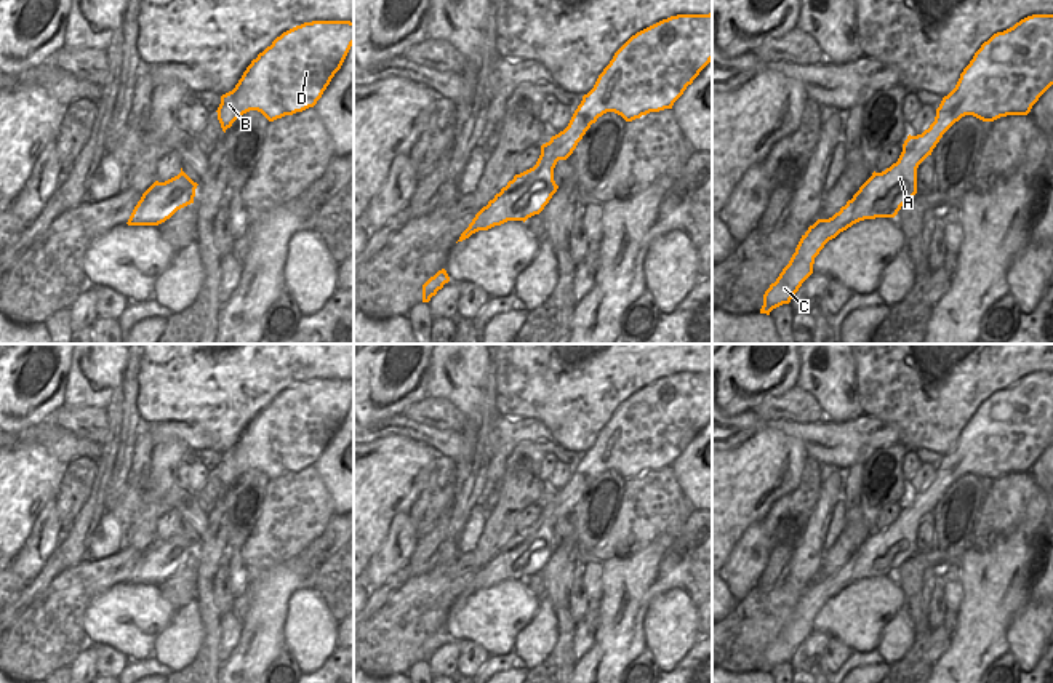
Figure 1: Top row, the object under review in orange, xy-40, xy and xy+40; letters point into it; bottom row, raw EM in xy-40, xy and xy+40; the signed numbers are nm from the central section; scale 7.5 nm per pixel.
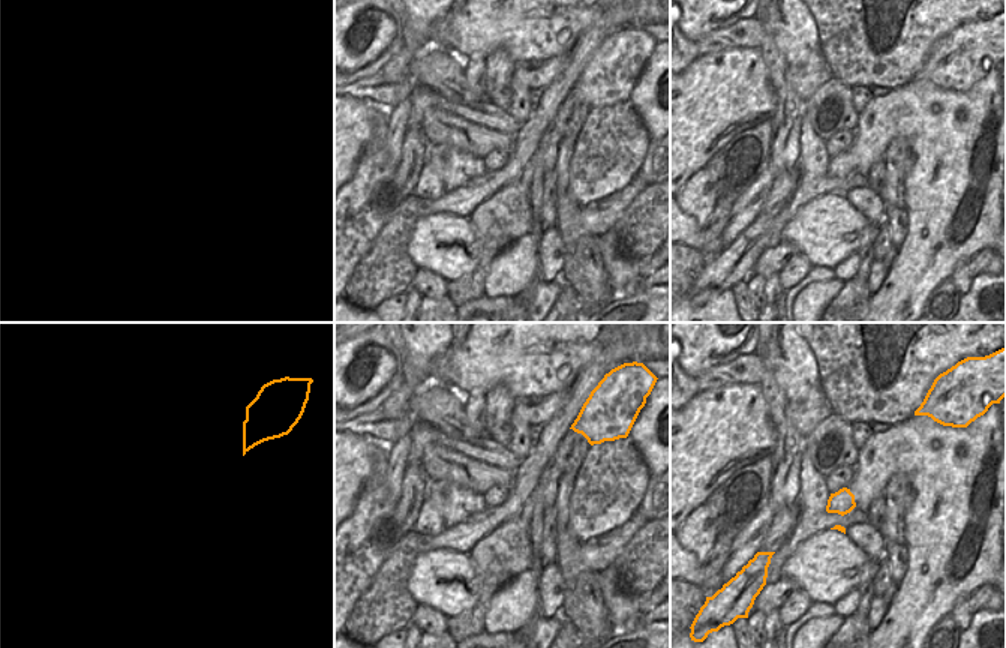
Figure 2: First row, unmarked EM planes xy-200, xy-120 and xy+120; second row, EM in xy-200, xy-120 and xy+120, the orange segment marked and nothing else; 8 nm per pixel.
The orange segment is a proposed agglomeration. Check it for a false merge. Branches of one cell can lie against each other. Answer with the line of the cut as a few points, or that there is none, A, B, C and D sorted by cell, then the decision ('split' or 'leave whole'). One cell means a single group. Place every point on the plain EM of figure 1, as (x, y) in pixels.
no cut | A B C D | leave whole

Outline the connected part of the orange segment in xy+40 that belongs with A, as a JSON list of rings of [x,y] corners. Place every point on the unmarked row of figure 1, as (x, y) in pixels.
[[[1032,373],[1013,385],[994,392],[975,411],[960,432],[955,446],[943,456],[935,480],[922,493],[907,494],[896,521],[872,534],[859,545],[851,558],[829,577],[818,577],[802,593],[789,622],[763,653],[760,672],[789,662],[802,641],[813,632],[815,616],[824,603],[840,590],[864,577],[895,576],[901,565],[917,552],[917,526],[931,513],[943,493],[962,475],[973,473],[983,480],[994,480],[1007,473],[1027,473],[1039,456],[1053,443],[1053,373]]]

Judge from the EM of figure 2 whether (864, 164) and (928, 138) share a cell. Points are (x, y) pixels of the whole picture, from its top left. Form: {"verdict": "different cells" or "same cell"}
{"verdict": "same cell"}

